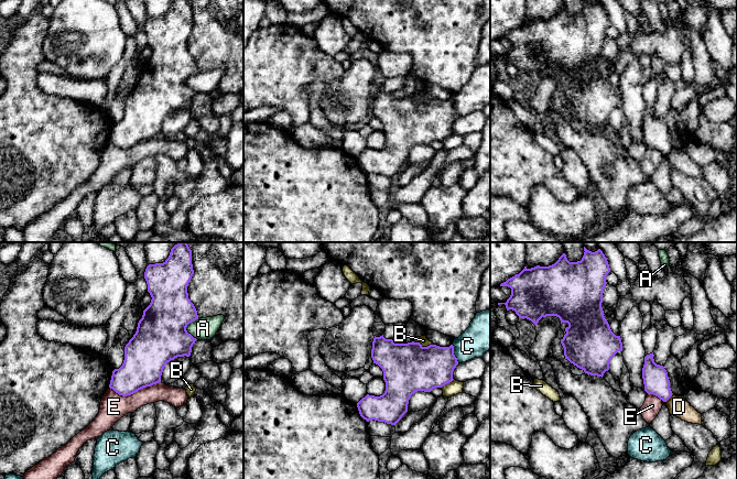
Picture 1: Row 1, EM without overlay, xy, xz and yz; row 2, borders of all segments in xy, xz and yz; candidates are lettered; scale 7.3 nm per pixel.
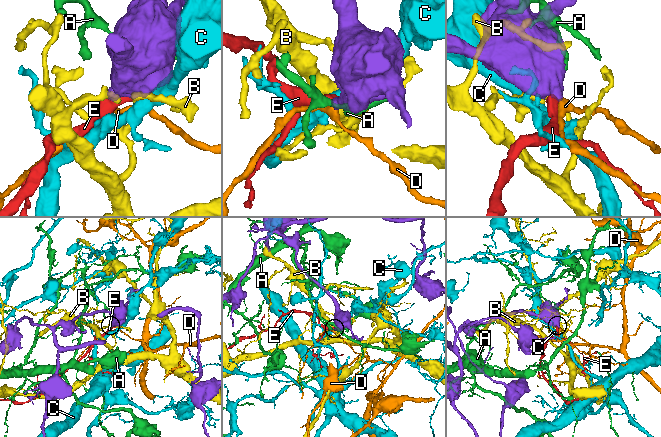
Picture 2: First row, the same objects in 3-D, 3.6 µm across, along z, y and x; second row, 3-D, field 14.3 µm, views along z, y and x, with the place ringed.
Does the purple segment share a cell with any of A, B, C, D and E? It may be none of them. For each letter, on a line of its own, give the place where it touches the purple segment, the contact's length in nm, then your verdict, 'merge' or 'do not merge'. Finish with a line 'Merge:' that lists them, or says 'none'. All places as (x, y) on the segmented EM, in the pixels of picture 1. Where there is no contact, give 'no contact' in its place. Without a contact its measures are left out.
A: meets purple in xy at (185, 329); contact 160 nm long; do not merge
B: meets purple in xz at (423, 347); contact 150 nm long; do not merge
C: meets purple in xz at (453, 354); contact 140 nm long; do not merge
D: meets purple in yz at (670, 396); contact 90 nm long; do not merge
E: meets purple in xy at (134, 392); contact 380 nm long; do not merge
Merge: none

